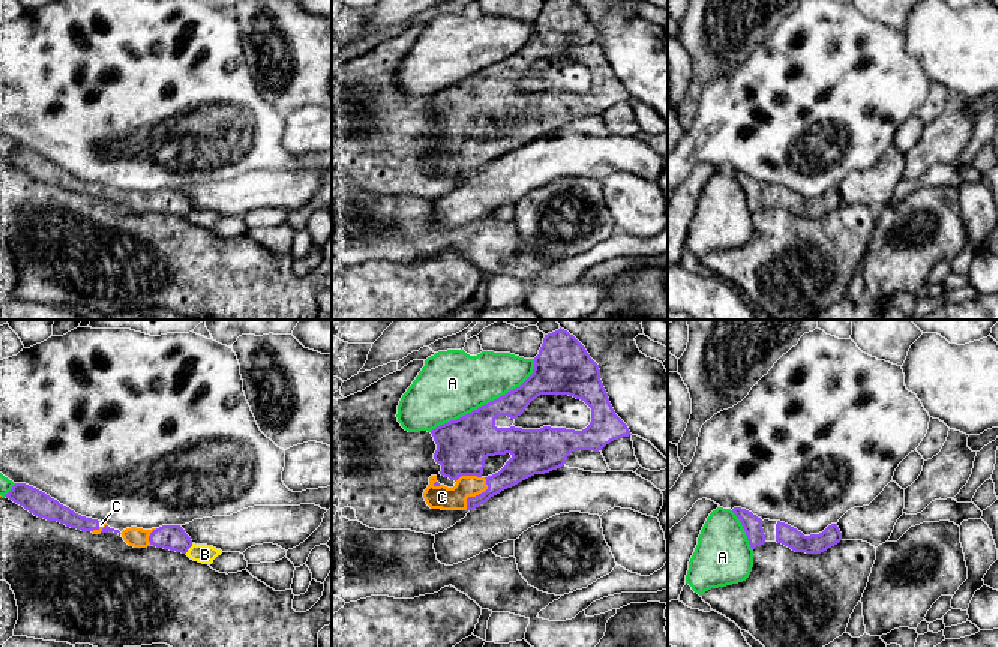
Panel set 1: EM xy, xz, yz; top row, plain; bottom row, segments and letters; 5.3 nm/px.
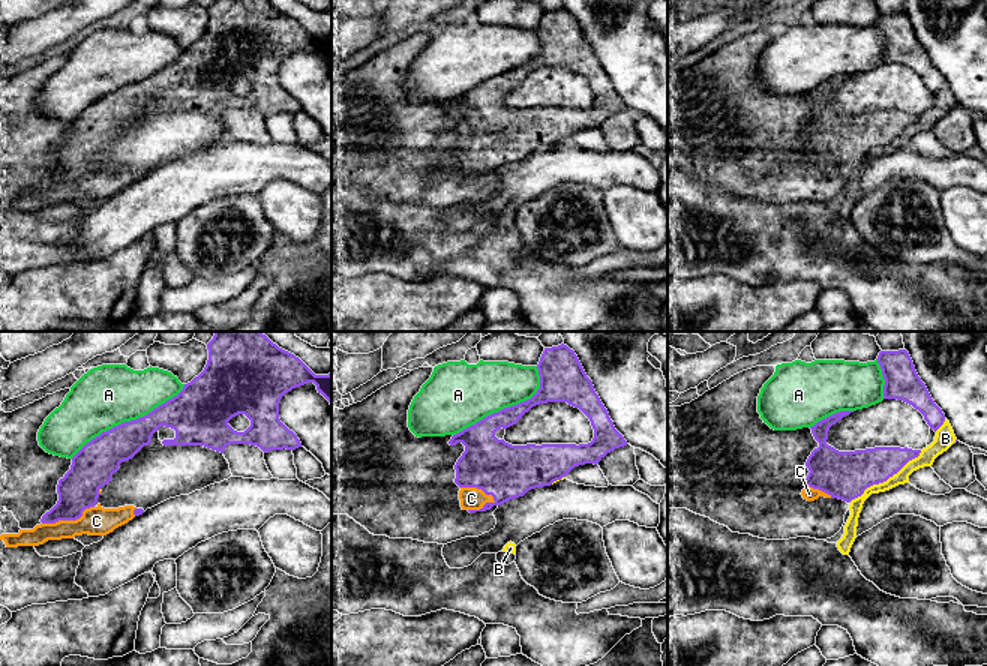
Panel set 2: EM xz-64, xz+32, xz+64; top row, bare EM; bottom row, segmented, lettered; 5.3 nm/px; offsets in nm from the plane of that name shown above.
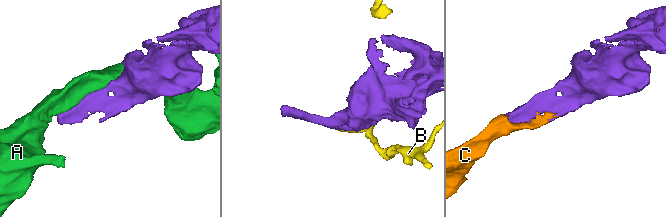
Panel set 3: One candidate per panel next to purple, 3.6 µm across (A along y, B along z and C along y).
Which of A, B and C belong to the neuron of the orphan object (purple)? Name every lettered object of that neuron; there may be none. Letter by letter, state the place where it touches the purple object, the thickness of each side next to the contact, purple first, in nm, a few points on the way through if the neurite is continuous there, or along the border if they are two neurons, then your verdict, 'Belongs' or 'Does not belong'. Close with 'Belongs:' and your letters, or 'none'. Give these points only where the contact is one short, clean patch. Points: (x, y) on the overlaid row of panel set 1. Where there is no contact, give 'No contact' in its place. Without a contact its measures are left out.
A: Touches purple at xz (488, 403). Thickness 280 nm (purple) against 360 nm. Does not belong
B: Touches purple at xy (189, 547). Thickness 140 nm (purple) against 100 nm. Does not belong
C: Touches purple at xz (476, 496). Thickness 260 nm (purple) against 130 nm. Belongs
Belongs: C

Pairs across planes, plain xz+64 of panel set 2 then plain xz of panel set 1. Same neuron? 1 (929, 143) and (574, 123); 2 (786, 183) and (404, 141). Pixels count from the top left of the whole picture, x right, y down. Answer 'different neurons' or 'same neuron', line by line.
1: same neuron
2: same neuron

